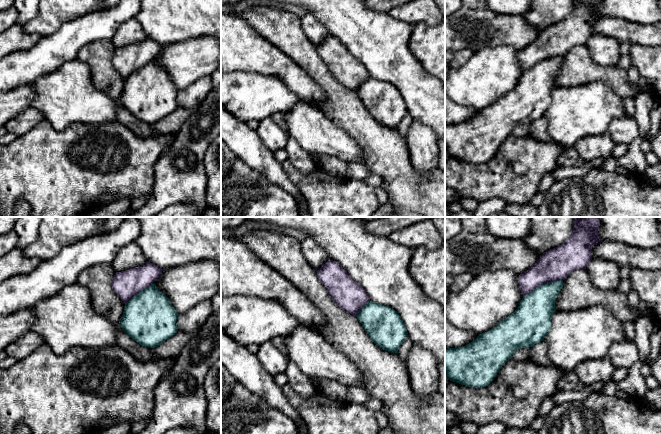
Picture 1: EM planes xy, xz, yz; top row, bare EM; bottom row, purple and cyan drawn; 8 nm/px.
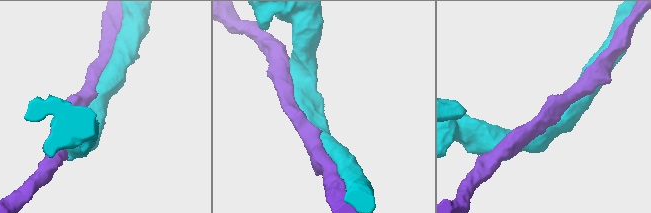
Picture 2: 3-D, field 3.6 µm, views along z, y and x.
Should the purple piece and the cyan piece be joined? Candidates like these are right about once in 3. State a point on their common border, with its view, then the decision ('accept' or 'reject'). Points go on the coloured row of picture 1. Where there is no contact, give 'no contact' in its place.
yz (542, 283) | reject

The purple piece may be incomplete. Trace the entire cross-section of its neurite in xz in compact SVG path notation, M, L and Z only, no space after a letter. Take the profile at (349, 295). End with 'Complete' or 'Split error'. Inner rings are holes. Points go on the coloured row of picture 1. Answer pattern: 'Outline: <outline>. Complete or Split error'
Outline: M328 260L316 272L330 296L346 312L357 317L358 311L370 302L363 287L336 261Z. Complete

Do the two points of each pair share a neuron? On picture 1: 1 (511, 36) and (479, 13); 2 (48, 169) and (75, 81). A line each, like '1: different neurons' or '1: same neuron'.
1: same neuron
2: different neurons

